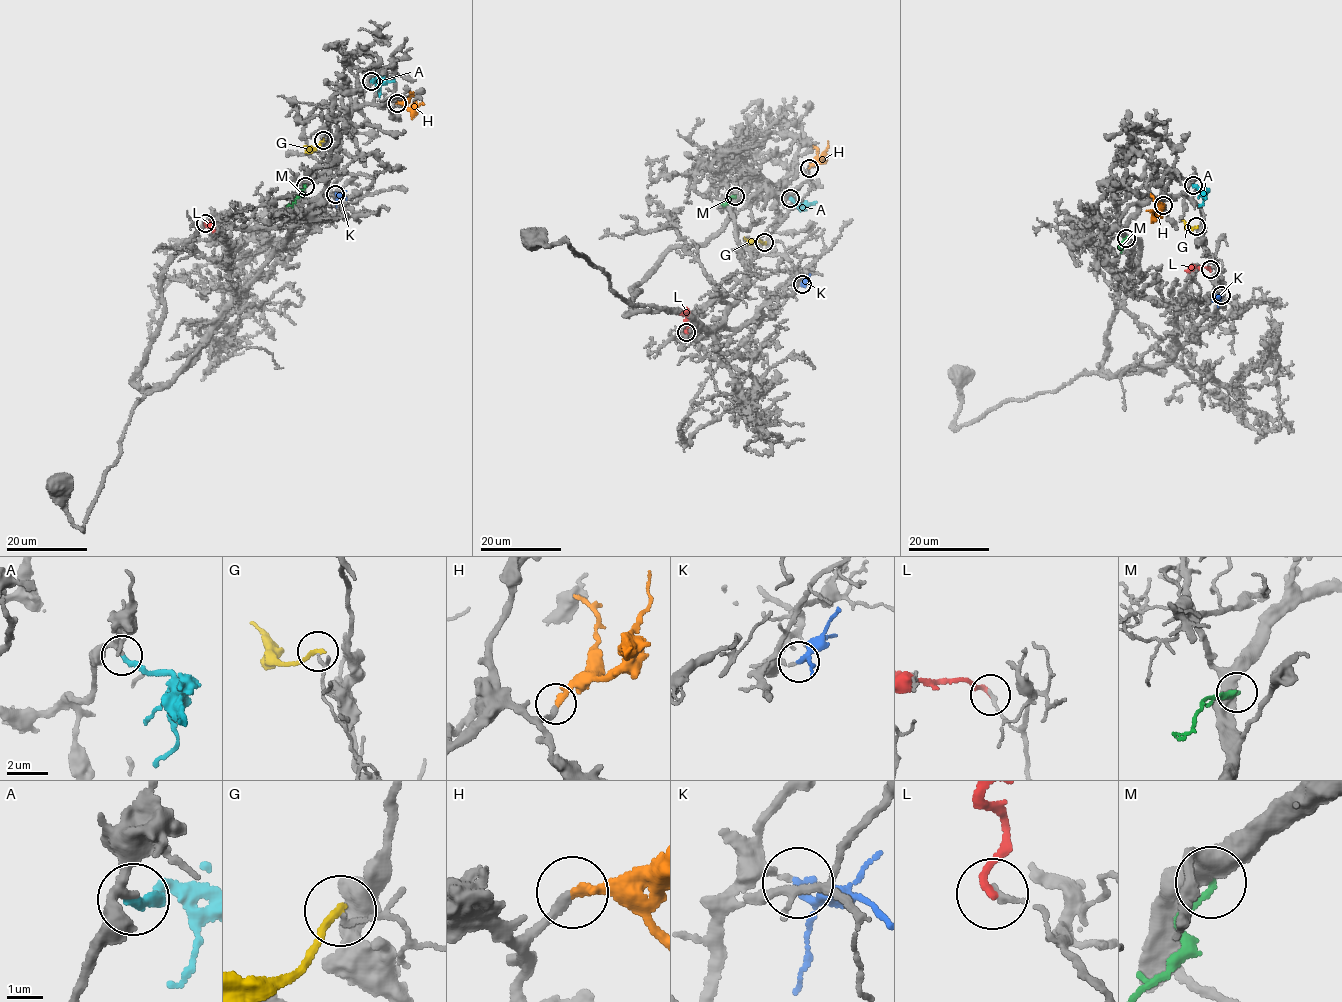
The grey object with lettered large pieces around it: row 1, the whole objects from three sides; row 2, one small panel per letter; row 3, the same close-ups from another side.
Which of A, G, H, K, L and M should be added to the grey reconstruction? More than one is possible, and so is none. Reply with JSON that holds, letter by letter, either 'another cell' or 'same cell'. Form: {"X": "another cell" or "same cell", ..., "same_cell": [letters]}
{"A": "same cell", "G": "another cell", "H": "same cell", "K": "another cell", "L": "another cell", "M": "another cell", "same_cell": ["A", "H"]}

